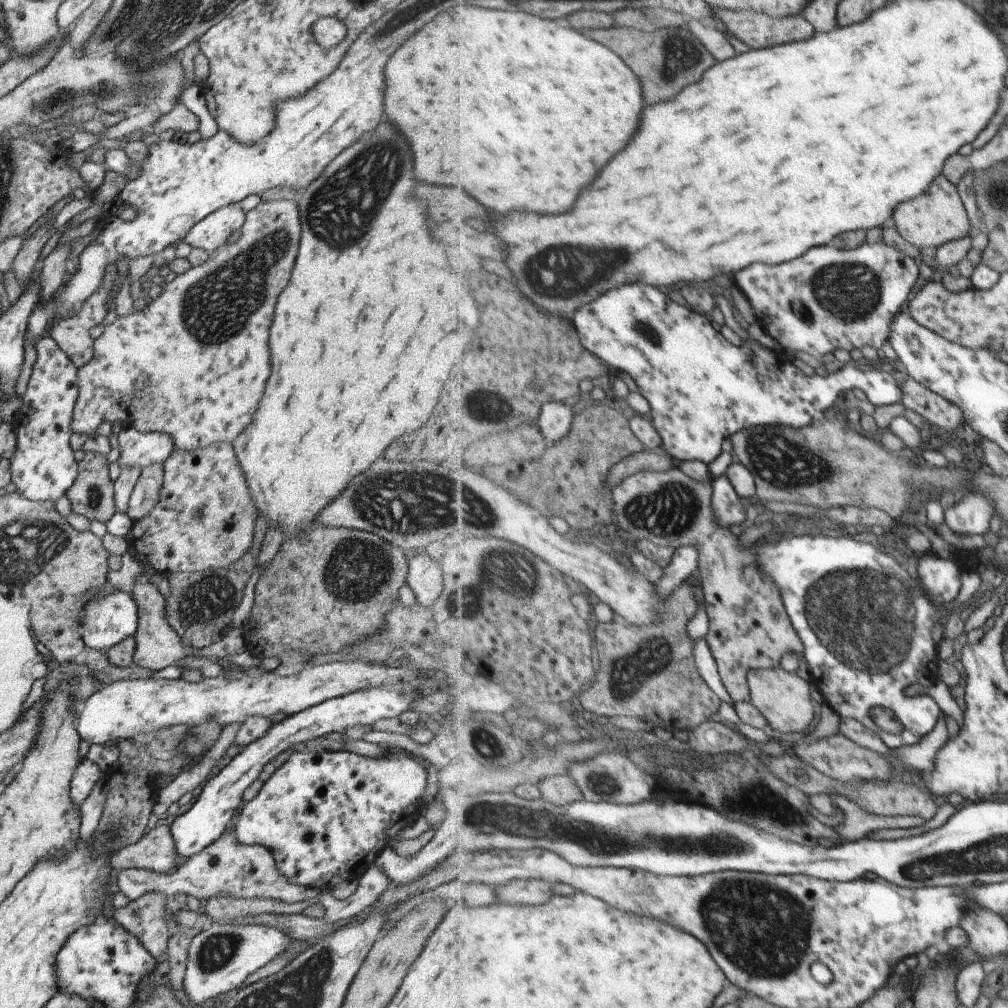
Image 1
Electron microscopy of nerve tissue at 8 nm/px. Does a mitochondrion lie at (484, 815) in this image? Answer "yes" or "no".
yes

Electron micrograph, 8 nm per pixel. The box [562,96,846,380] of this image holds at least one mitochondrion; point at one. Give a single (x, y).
(651, 335)

